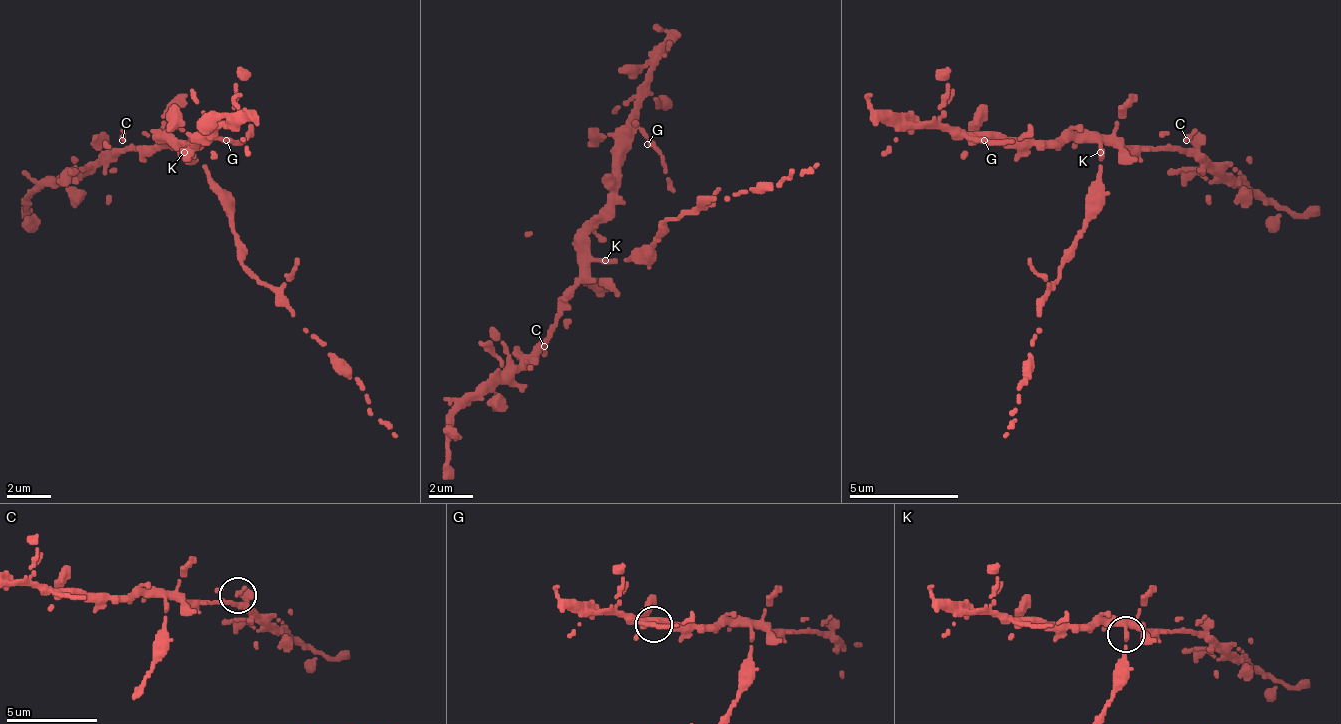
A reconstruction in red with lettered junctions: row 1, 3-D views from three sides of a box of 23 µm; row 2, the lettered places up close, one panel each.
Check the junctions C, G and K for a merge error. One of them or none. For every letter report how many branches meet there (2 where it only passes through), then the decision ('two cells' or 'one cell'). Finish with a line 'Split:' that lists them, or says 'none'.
C: branches 2; one cell
G: branches 2; one cell
K: branches 2; two cells
Split: K

